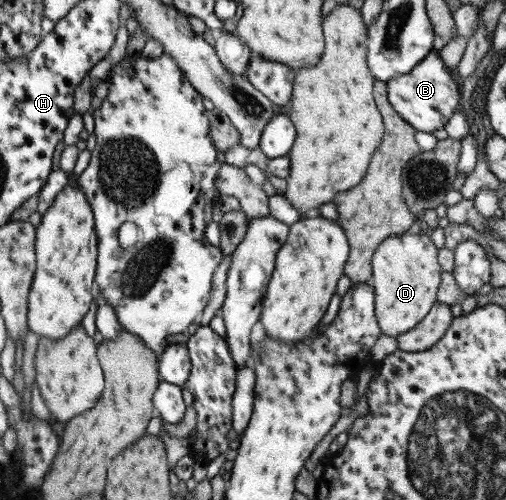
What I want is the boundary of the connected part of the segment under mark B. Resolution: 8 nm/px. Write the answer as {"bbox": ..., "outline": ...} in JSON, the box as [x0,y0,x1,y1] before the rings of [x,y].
{"bbox":[386,50,461,133],"outline":[[[432,50],[411,72],[386,82],[388,99],[393,108],[416,132],[434,133],[445,129],[459,106],[461,80],[441,59],[439,51]]]}

